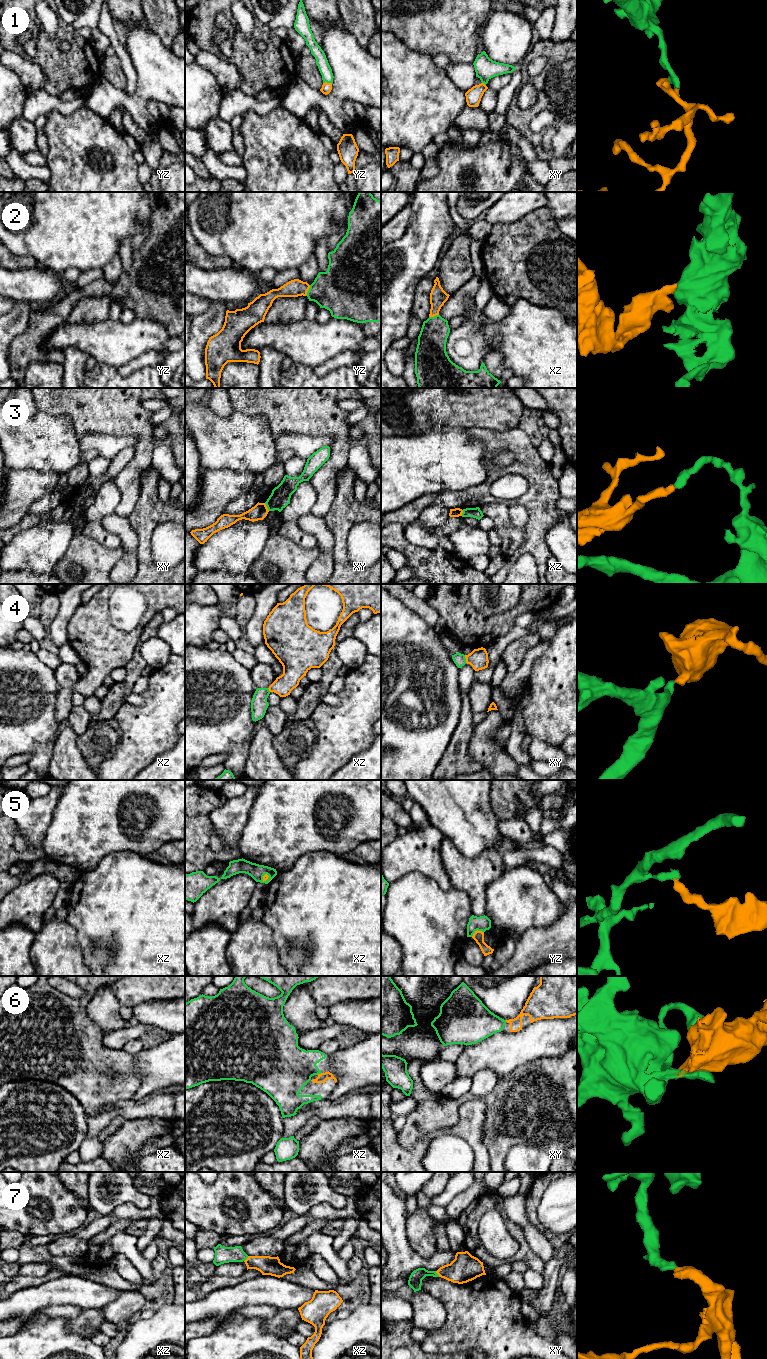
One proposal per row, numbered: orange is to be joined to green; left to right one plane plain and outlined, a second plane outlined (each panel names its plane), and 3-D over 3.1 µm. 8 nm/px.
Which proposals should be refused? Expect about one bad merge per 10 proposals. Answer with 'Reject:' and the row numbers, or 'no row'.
Reject: 3

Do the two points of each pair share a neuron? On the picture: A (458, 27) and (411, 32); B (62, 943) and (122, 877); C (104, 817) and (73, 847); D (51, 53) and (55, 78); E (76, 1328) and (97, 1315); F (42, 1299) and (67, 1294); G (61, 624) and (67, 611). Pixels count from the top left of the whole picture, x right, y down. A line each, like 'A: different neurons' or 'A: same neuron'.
A: same neuron
B: different neurons
C: same neuron
D: same neuron
E: same neuron
F: same neuron
G: same neuron

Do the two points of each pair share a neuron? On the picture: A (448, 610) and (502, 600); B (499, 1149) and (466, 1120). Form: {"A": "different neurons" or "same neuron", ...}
{"A": "different neurons", "B": "different neurons"}

